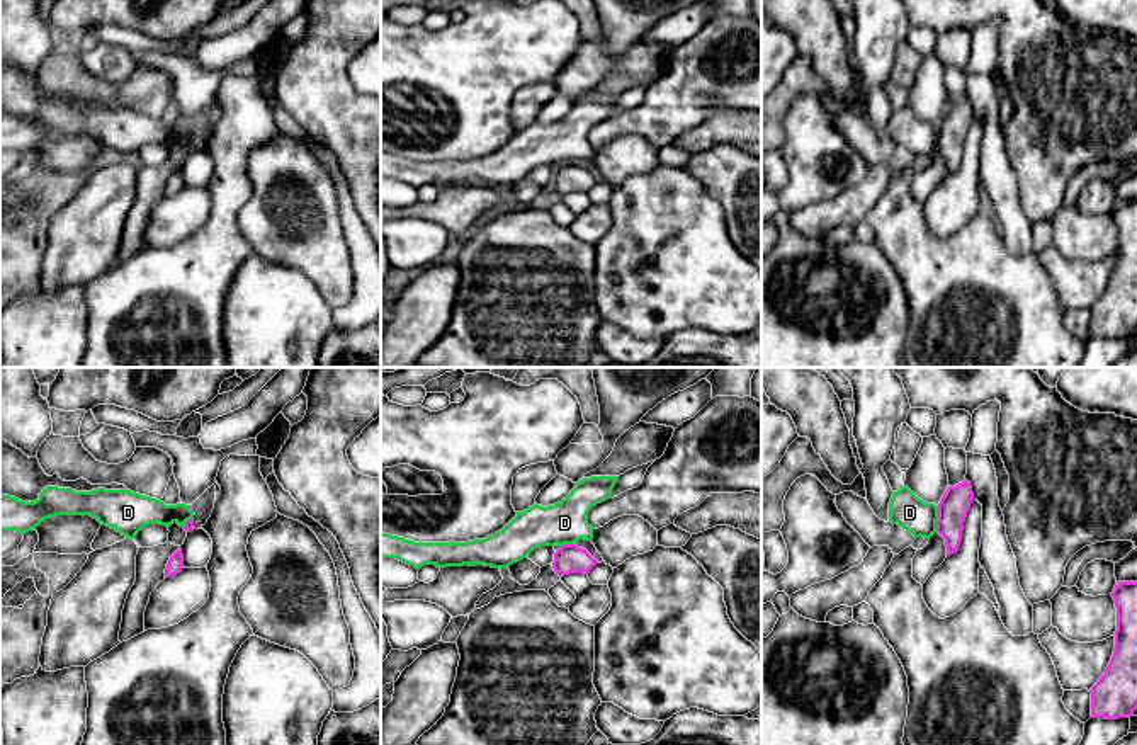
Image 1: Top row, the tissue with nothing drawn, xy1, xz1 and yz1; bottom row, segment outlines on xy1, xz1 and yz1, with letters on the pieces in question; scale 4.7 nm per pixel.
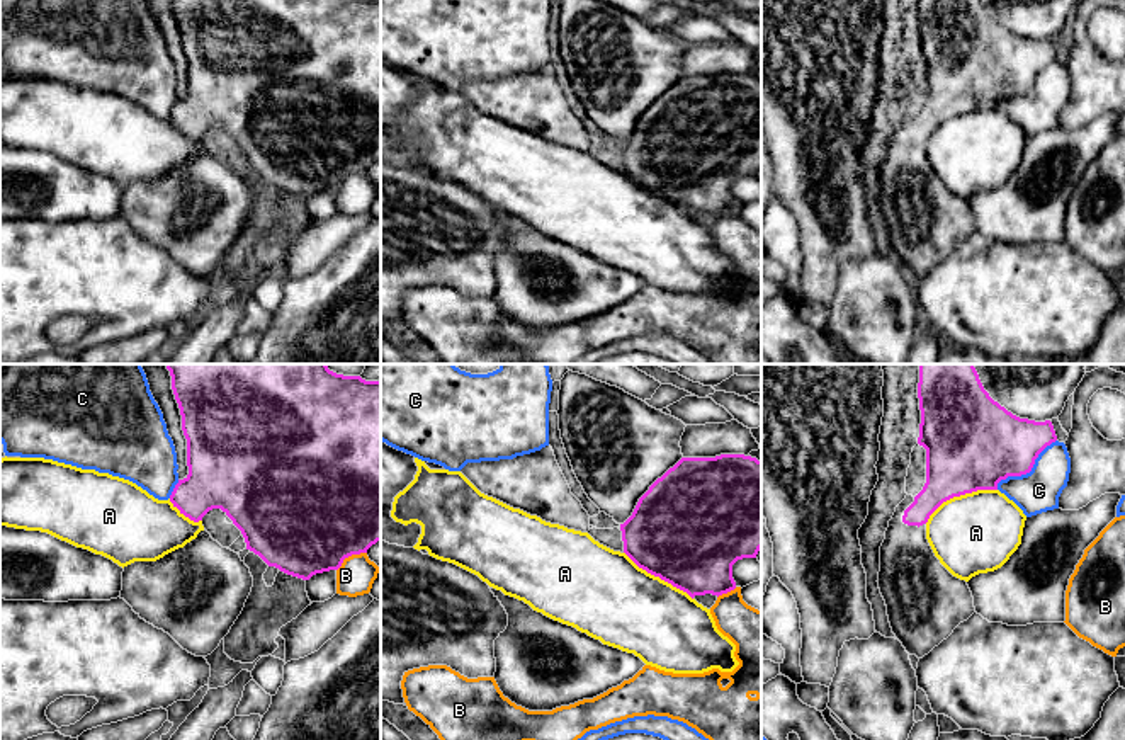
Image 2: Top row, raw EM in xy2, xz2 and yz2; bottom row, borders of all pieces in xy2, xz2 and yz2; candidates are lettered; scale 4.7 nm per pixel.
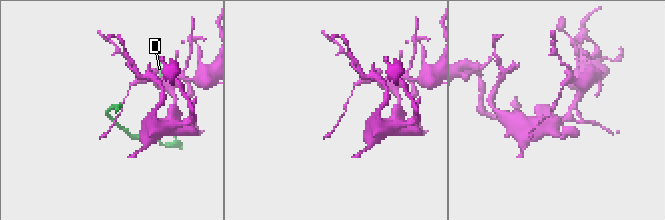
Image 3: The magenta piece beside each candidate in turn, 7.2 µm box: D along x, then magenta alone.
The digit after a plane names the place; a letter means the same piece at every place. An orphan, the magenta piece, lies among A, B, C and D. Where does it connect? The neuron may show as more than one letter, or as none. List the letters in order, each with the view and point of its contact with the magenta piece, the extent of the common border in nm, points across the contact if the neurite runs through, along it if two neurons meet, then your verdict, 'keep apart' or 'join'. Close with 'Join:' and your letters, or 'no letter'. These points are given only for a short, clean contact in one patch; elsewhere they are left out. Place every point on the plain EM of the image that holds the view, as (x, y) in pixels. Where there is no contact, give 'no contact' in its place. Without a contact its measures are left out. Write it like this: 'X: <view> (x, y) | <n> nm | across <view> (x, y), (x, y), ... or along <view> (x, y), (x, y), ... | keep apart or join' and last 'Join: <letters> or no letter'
A: yz2 (959, 114) | 380 nm | keep apart
B: xy2 (349, 174) | 170 nm | keep apart
C: yz2 (1027, 91) | 380 nm | keep apart
D: yz1 (939, 138) | 130 nm | along yz1 (939, 125), (935, 150) | keep apart
Join: no letter

